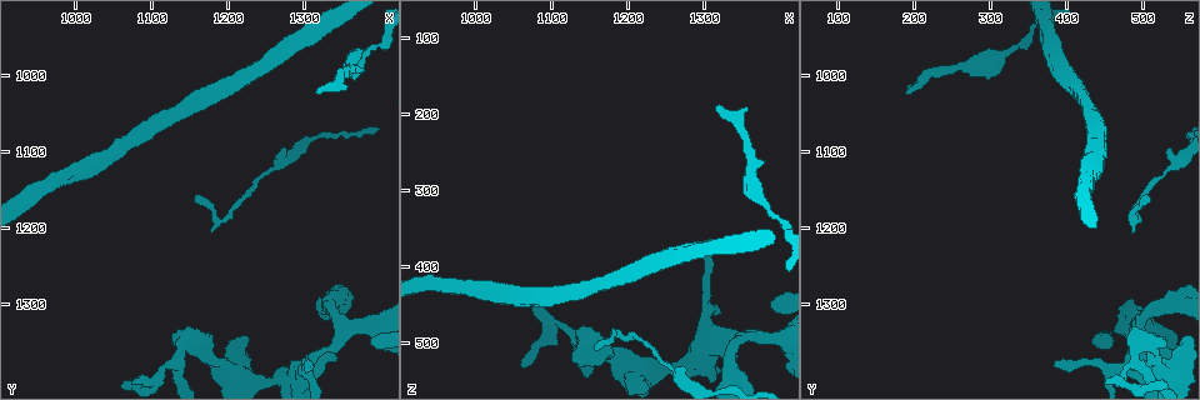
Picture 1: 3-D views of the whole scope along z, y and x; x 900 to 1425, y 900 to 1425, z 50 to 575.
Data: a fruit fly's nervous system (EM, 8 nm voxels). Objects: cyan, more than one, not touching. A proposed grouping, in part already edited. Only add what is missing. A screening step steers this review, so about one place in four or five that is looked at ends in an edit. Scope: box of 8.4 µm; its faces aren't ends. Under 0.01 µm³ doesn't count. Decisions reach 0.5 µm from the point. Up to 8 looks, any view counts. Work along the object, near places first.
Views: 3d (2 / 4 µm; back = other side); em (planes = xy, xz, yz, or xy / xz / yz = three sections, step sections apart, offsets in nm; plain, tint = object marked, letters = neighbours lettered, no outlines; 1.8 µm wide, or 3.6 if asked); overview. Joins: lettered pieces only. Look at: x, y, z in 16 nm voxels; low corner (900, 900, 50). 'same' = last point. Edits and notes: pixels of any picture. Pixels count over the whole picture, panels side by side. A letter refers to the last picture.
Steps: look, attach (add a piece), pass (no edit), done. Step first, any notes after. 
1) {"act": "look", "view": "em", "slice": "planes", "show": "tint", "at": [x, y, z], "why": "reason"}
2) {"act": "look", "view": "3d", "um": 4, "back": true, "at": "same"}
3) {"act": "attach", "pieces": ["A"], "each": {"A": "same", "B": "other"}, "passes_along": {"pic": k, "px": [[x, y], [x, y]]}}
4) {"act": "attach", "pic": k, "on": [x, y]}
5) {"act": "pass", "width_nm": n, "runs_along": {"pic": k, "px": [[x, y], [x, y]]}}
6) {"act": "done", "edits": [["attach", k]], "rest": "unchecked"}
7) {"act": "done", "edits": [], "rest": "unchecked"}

{"act": "look", "view": "em", "slice": "planes", "show": "plain", "at": [1150, 1330, 485], "why": "branch stops here"}

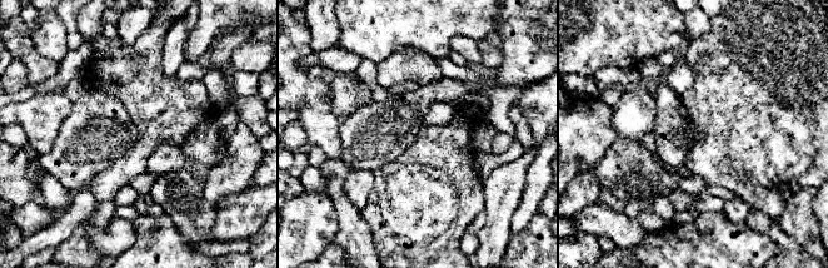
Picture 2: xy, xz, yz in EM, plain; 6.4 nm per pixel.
{"act": "look", "view": "em", "slice": "planes", "show": "letters", "at": "same"}

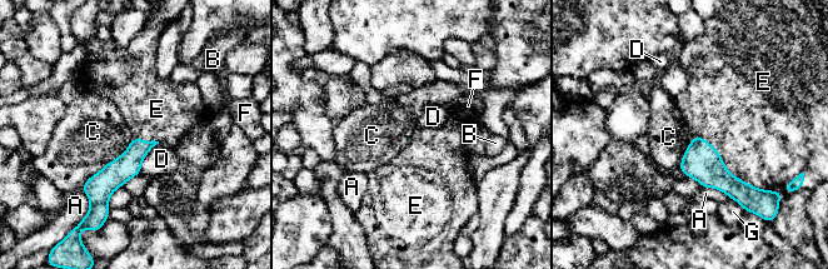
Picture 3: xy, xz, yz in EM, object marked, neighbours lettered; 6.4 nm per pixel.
{"act": "attach", "pieces": ["E"], "each": {"A": "other", "B": "other", "C": "other", "D": "other", "E": "same", "F": "other", "G": "other"}, "passes_along": {"pic": 3, "px": [[702, 162], [723, 164], [744, 131]]}, "found": "the neuron continues"}

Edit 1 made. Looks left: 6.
{"act": "look", "view": "em", "slice": "xy", "step": 16, "show": "letters", "at": [1160, 1160, 510], "why": "thin end"}

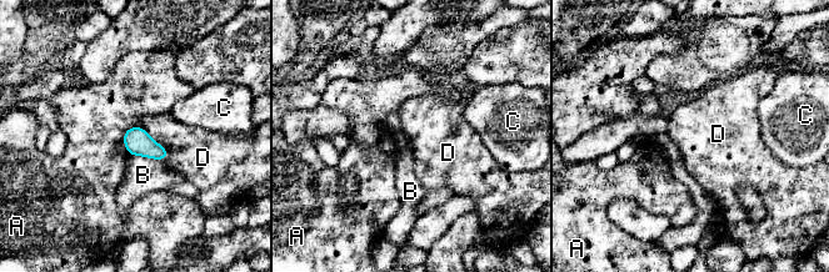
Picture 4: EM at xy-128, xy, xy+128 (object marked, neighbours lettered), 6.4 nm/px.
{"act": "look", "view": "em", "slice": "planes", "show": "letters", "at": "same"}

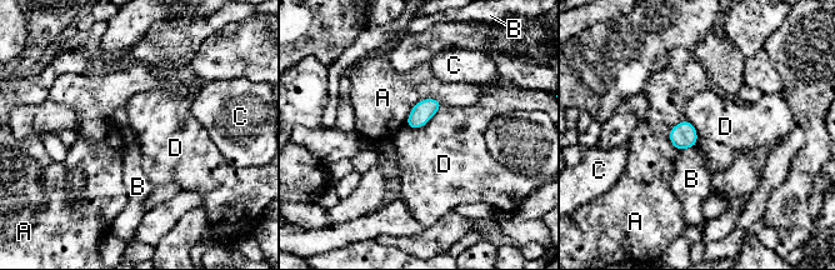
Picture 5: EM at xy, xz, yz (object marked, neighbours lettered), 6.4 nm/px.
{"act": "pass", "each": {"A": "other", "B": "other", "C": "other", "D": "other"}, "border": {"pic": 5, "px": [[444, 104], [423, 125], [406, 126]]}, "found": "none of them fits"}

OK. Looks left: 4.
{"act": "look", "view": "em", "slice": "xy", "step": 16, "show": "letters", "at": [1305, 1375, 385], "why": "branch stops here"}

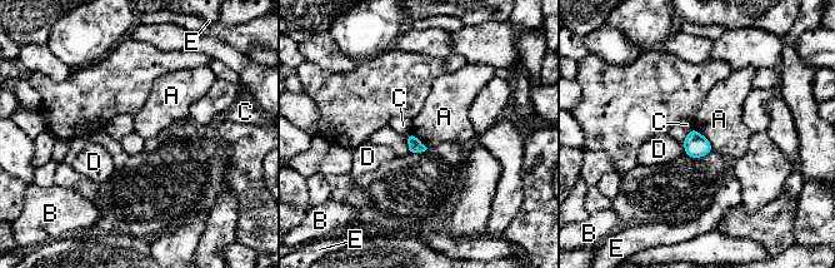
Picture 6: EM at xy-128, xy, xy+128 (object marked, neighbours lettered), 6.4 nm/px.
{"act": "pass", "each": {"A": "other", "B": "other", "C": "other", "D": "other", "E": "other"}, "border": {"pic": 6, "px": [[693, 127], [710, 143], [713, 149]]}, "found": "none of them fits"}

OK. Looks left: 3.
{"act": "done", "edits": [["attach", 3]], "rest": "unchecked"}

